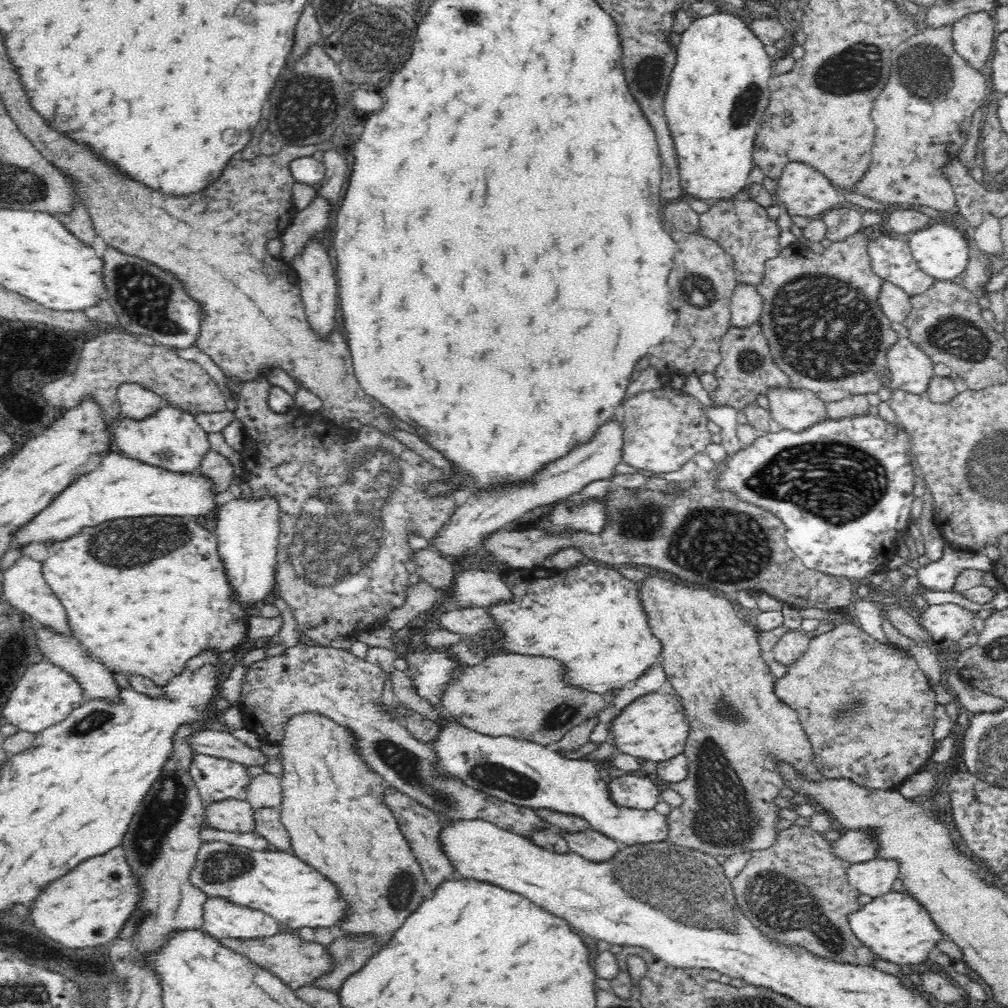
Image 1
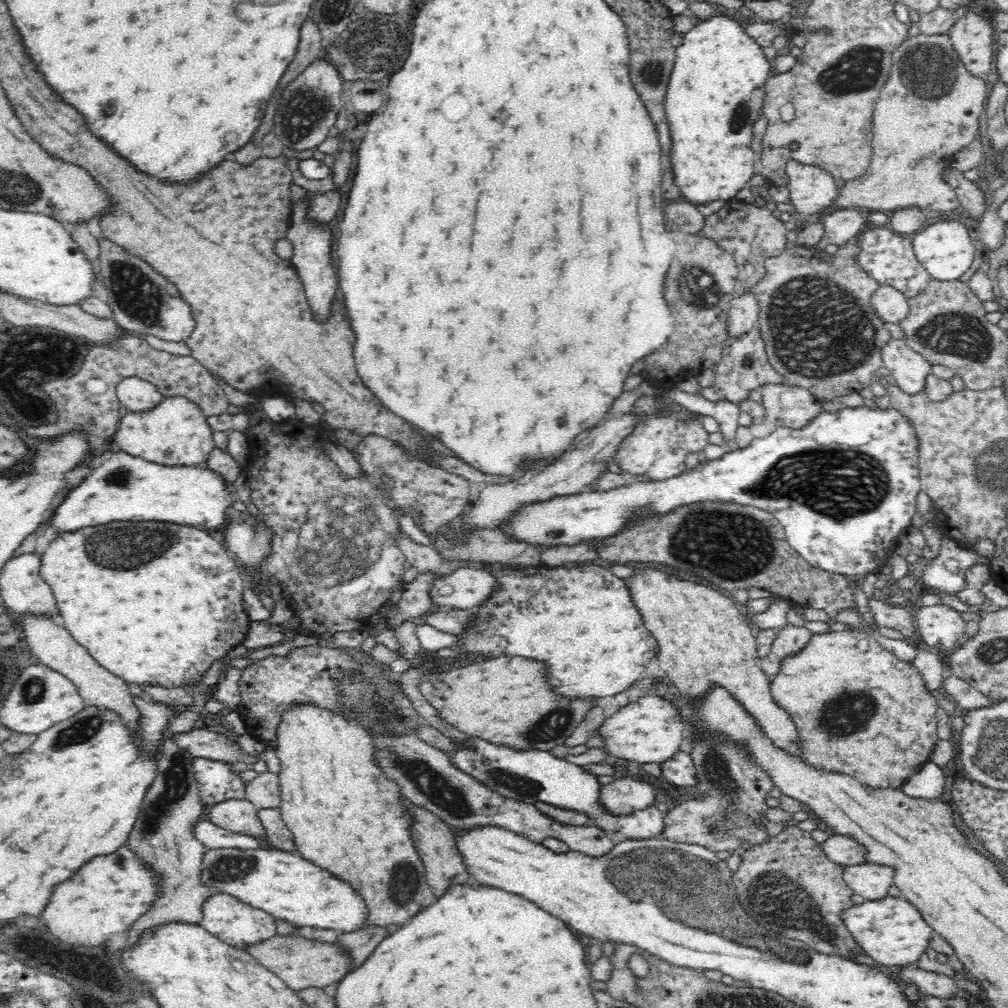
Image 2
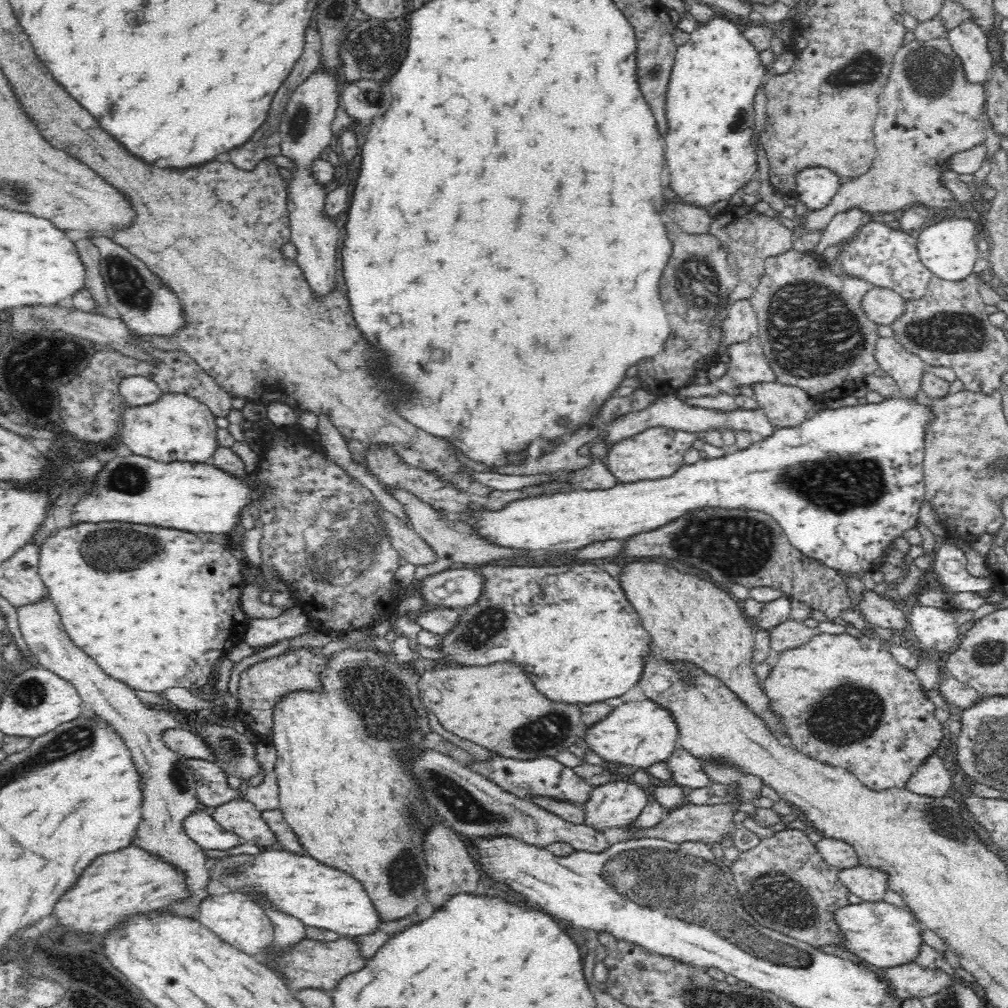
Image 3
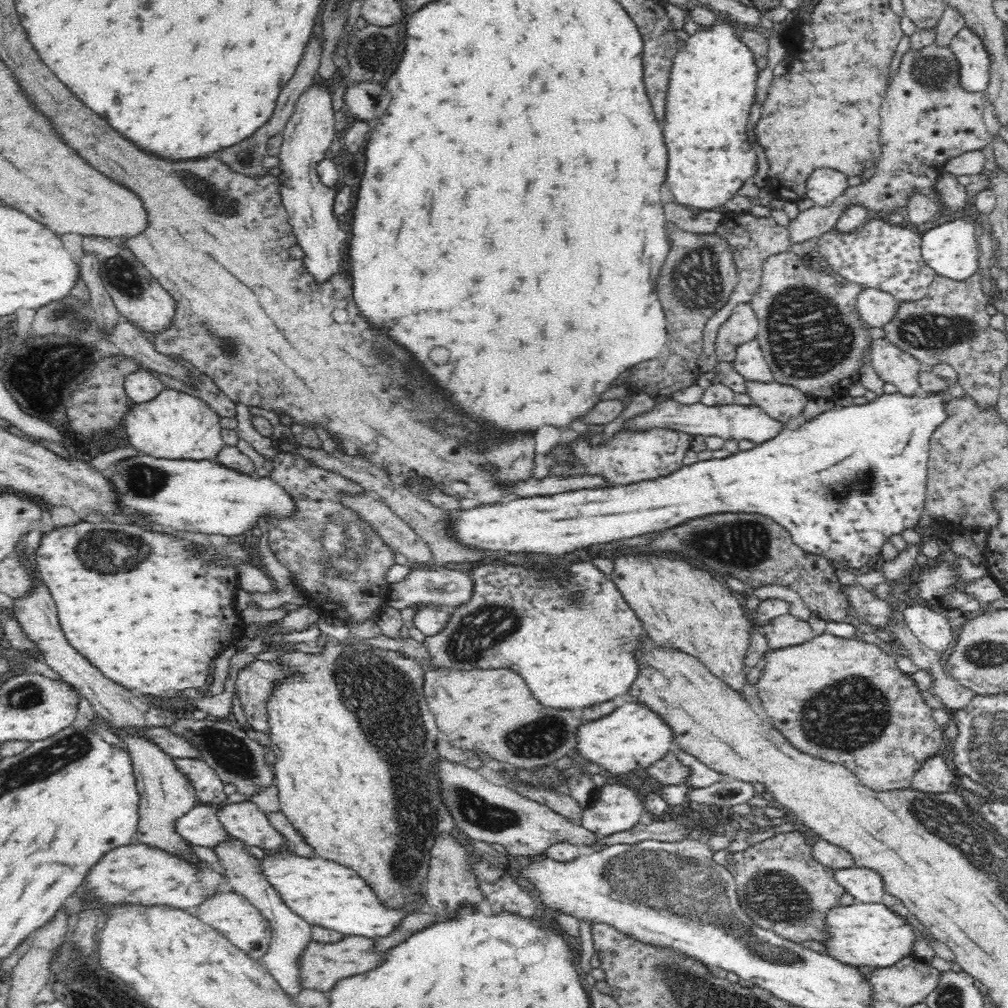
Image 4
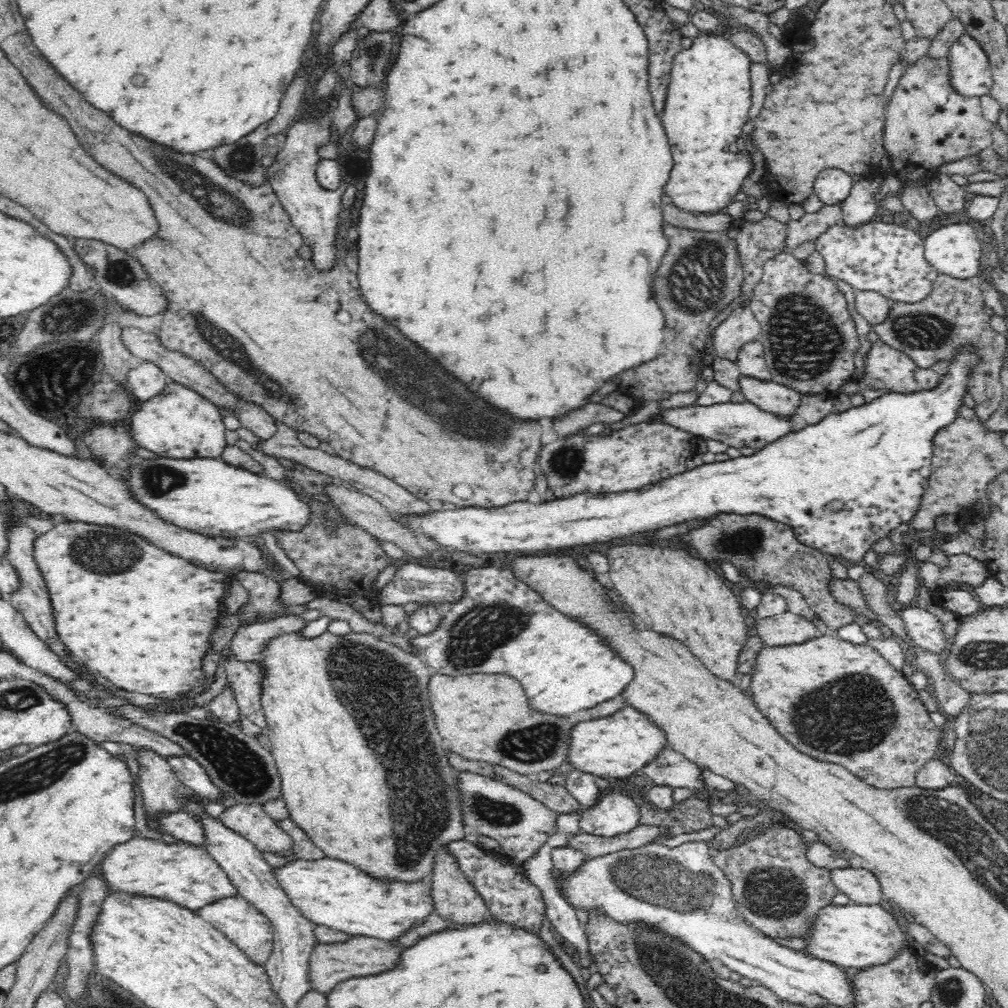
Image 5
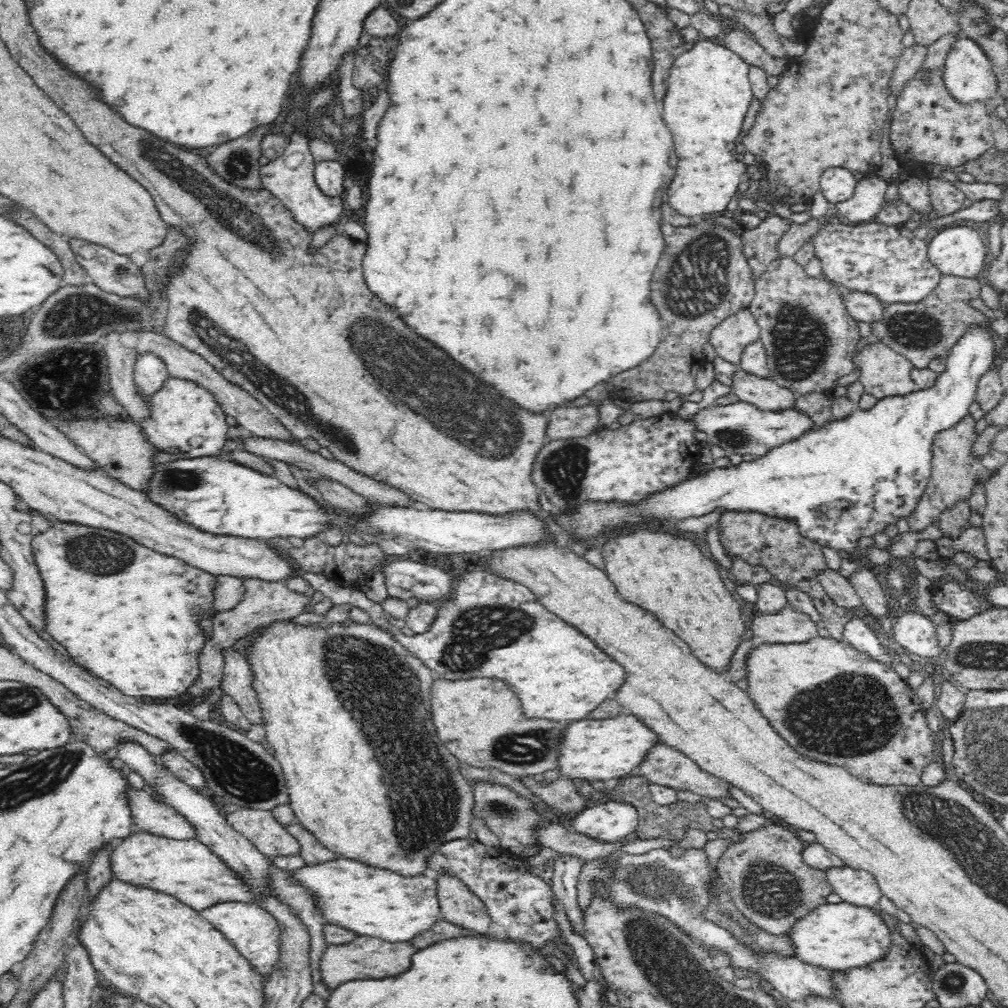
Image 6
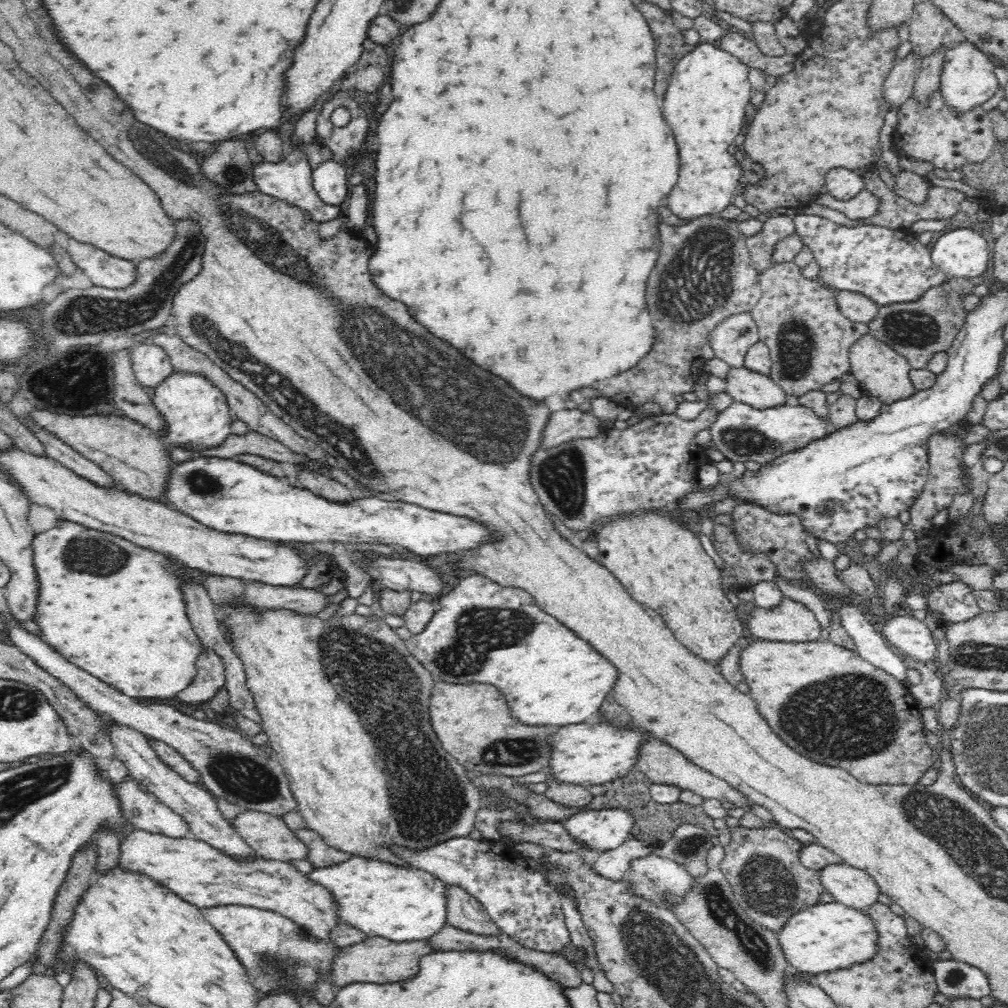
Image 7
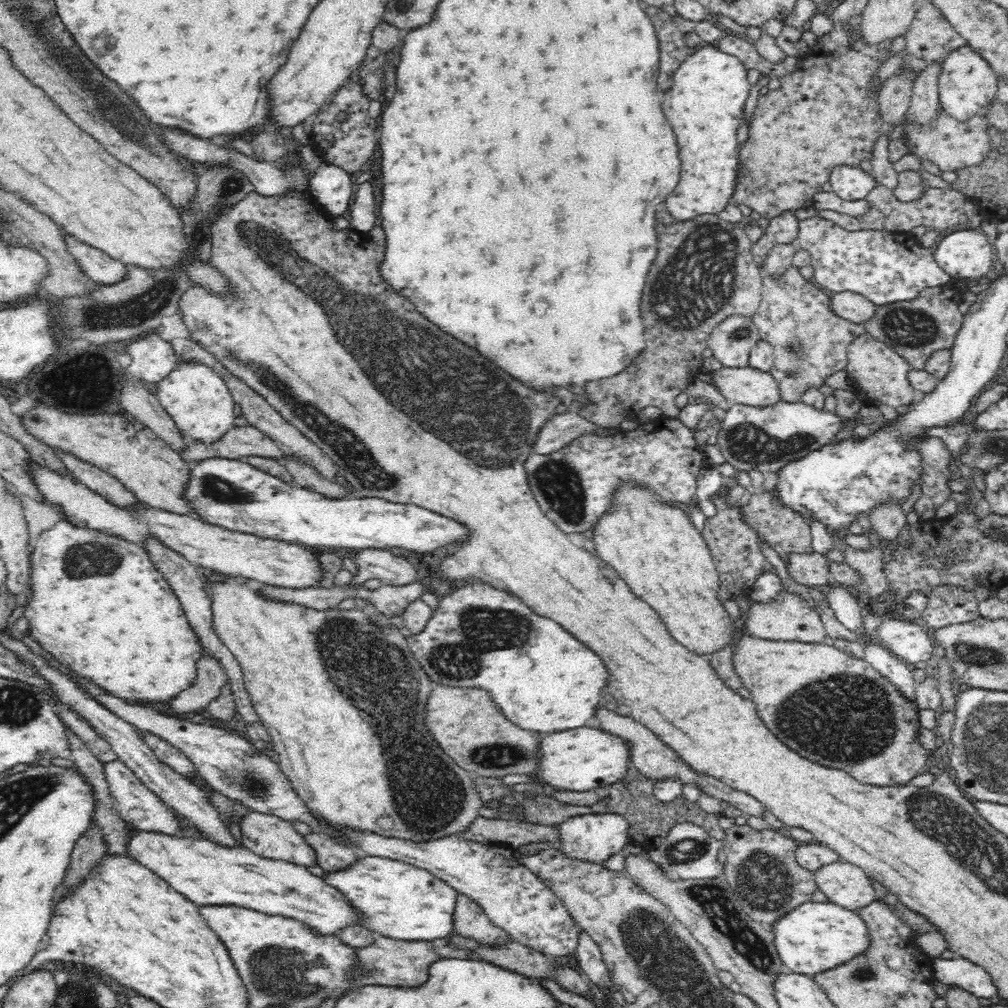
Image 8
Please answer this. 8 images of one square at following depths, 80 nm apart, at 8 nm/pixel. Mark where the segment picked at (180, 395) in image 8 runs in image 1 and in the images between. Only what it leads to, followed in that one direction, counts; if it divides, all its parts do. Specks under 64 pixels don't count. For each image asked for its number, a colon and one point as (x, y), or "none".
1: (171, 440)
2: (174, 434)
3: (177, 429)
4: (174, 426)
5: (178, 423)
6: (182, 419)
7: (196, 417)

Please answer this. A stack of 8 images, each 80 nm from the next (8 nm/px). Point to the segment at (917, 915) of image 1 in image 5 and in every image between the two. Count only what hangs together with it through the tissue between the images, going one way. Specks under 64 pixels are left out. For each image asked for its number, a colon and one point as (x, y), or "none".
2: (892, 931)
3: (884, 935)
4: (863, 934)
5: (860, 936)

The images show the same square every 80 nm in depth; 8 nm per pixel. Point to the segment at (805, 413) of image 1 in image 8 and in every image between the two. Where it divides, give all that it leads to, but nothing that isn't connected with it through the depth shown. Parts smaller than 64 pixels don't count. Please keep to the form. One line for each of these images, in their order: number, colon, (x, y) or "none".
2: (786, 405)
3: (786, 406)
4: (784, 403)
5: (775, 398)
6: (764, 393)
7: (750, 388)
8: (748, 386)

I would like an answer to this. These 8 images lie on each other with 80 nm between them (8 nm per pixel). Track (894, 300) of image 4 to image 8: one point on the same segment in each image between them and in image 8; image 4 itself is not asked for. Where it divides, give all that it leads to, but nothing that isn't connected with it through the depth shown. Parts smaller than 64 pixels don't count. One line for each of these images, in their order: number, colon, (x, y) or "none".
5: (872, 305)
6: (863, 306)
7: (858, 307)
8: (852, 306)

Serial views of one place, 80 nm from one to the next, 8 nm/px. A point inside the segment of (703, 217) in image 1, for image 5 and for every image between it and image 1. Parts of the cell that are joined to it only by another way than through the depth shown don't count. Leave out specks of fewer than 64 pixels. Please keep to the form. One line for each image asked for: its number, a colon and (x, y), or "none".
2: (750, 234)
3: (752, 237)
4: (752, 239)
5: (756, 241)

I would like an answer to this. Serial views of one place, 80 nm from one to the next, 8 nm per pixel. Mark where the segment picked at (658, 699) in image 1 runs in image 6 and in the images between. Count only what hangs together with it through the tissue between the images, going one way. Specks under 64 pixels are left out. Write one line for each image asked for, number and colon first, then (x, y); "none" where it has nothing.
2: (651, 730)
3: (641, 733)
4: (633, 736)
5: (616, 746)
6: (608, 749)

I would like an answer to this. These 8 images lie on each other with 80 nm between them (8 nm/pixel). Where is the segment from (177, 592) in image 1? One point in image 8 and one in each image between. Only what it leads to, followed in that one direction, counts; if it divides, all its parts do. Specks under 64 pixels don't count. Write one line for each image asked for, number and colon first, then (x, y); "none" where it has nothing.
2: (159, 602)
3: (159, 607)
4: (153, 620)
5: (143, 617)
6: (143, 633)
7: (134, 633)
8: (128, 632)

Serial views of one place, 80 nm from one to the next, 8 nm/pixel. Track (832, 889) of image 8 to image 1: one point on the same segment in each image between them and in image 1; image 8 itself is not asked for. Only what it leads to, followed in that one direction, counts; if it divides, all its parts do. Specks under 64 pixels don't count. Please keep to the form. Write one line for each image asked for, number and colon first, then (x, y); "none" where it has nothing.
1: (875, 877)
2: (871, 880)
3: (869, 884)
4: (866, 885)
5: (860, 885)
6: (859, 887)
7: (850, 886)

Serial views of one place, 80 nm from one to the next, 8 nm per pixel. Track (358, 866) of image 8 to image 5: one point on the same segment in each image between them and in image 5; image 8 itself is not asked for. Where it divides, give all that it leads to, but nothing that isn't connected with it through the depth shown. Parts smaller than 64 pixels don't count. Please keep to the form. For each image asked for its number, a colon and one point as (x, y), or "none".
5: (328, 893)
6: (365, 900)
7: (402, 905)

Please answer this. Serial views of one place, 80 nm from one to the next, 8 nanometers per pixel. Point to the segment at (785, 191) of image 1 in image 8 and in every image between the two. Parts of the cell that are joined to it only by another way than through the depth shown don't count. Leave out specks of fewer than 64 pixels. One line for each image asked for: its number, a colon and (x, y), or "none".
2: (811, 190)
3: (814, 187)
4: (823, 185)
5: (831, 186)
6: (837, 184)
7: (842, 184)
8: (849, 183)

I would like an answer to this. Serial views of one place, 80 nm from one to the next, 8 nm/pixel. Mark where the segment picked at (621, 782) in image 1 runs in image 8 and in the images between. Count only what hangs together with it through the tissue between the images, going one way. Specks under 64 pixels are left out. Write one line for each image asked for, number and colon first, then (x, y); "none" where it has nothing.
2: (625, 794)
3: (616, 804)
4: (614, 807)
5: (615, 812)
6: (612, 820)
7: (602, 830)
8: (595, 837)

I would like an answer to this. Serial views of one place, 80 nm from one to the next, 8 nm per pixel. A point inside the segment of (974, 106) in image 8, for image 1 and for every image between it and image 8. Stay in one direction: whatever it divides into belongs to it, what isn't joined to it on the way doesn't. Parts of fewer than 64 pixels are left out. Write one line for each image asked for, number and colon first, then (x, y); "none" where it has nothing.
1: (973, 36)
2: (972, 37)
3: (969, 40)
4: (974, 62)
5: (970, 73)
6: (968, 74)
7: (968, 78)

